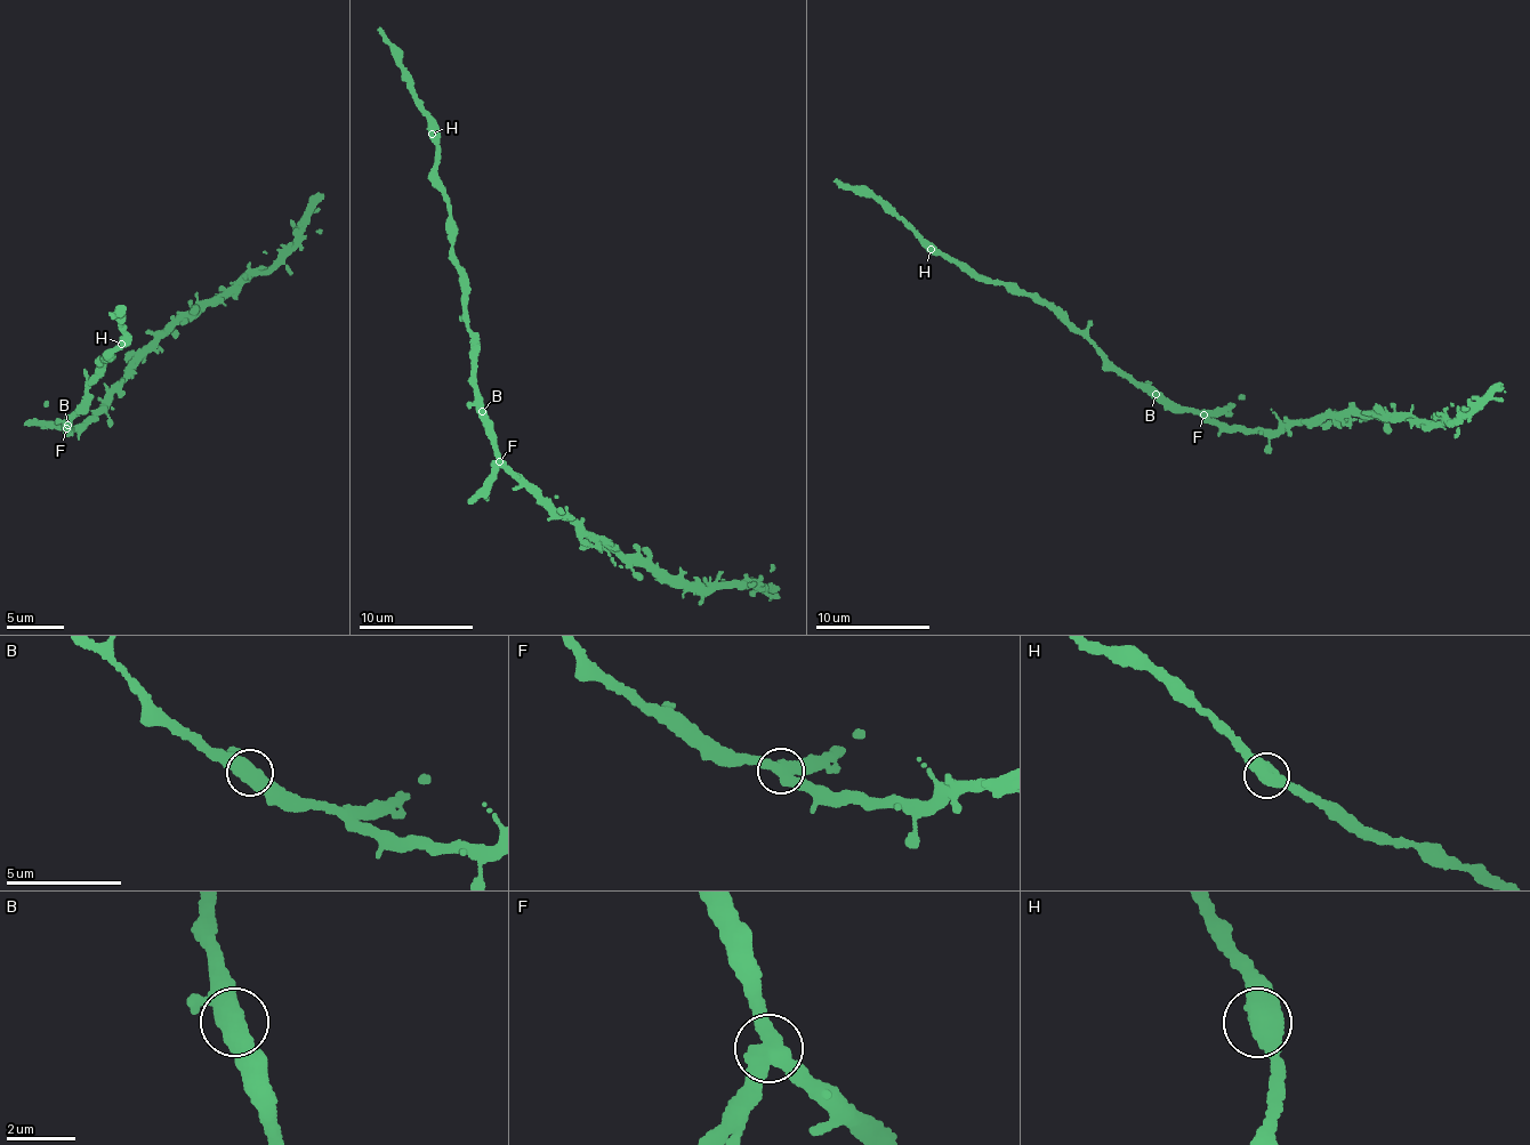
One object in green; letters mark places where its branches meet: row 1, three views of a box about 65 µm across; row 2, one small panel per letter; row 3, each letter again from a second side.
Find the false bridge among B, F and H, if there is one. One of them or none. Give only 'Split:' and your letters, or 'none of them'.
Split: F

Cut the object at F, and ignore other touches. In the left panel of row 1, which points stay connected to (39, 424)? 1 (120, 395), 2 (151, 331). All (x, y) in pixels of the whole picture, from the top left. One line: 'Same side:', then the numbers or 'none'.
Same side: 1, 2

